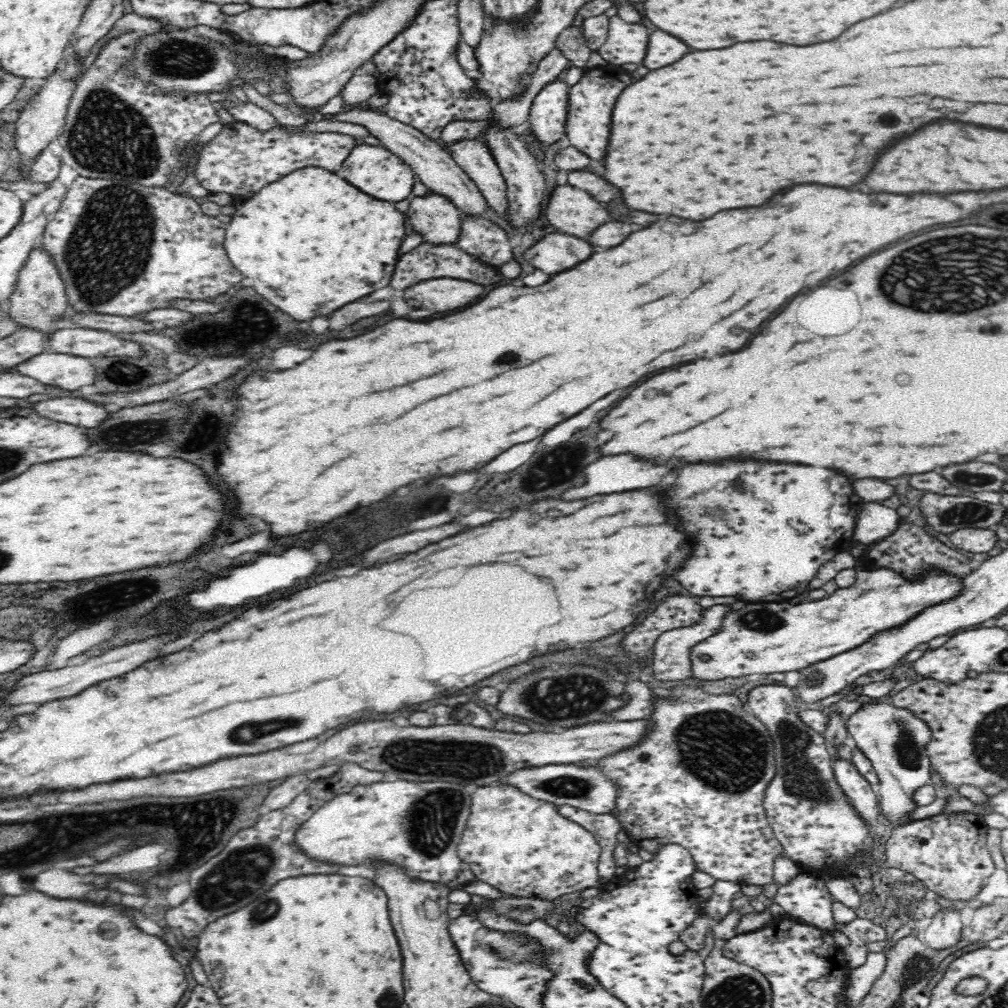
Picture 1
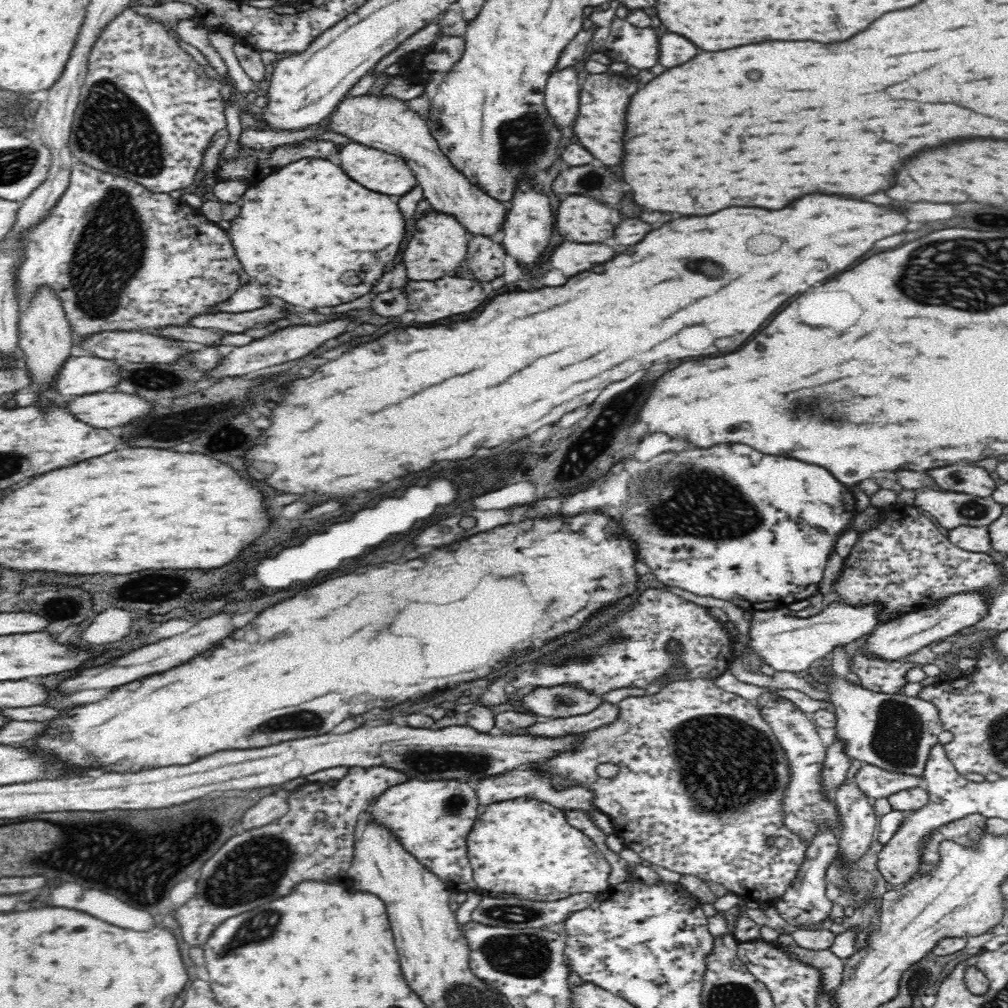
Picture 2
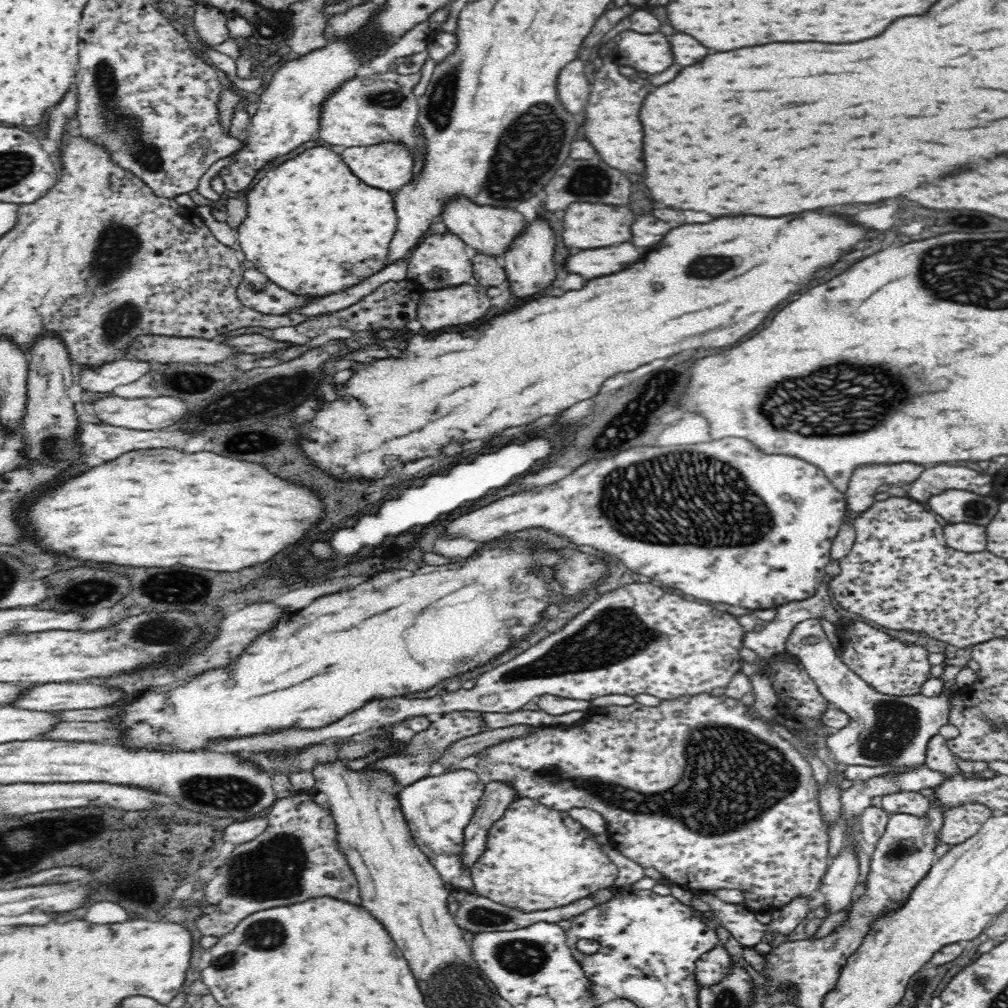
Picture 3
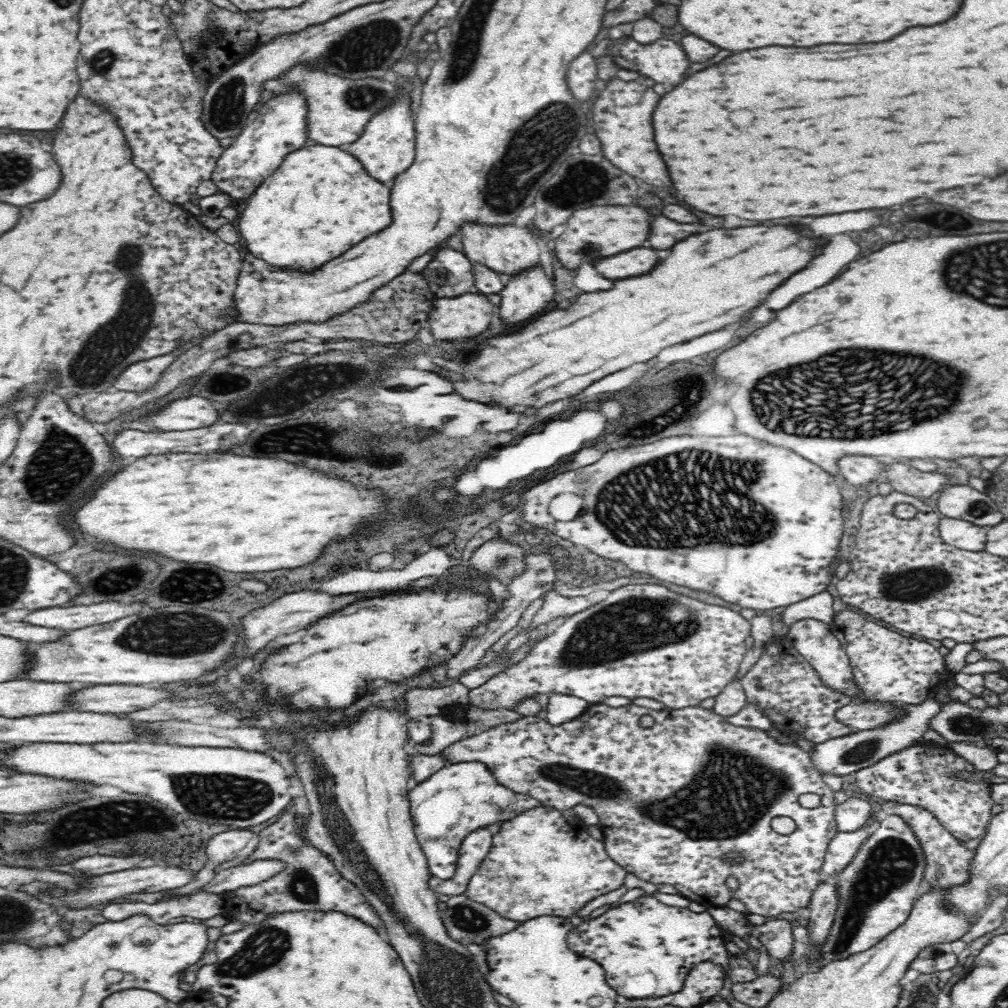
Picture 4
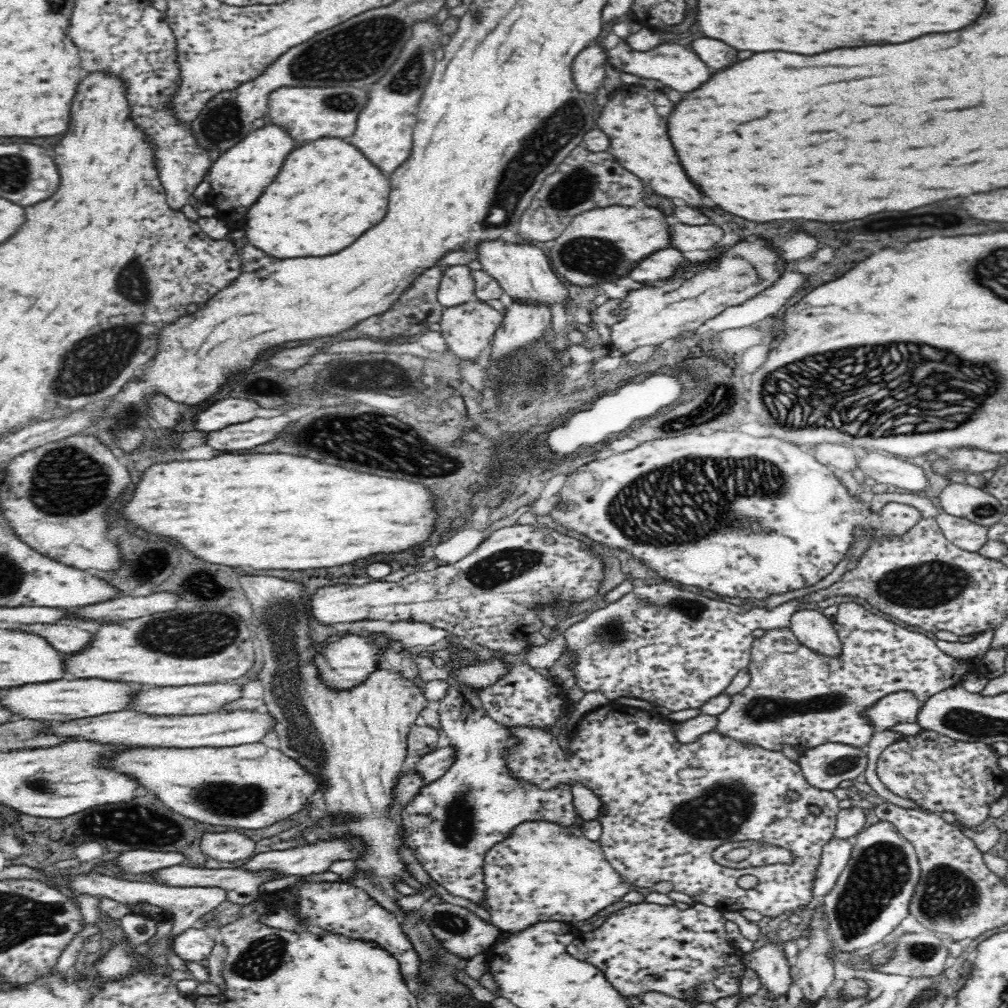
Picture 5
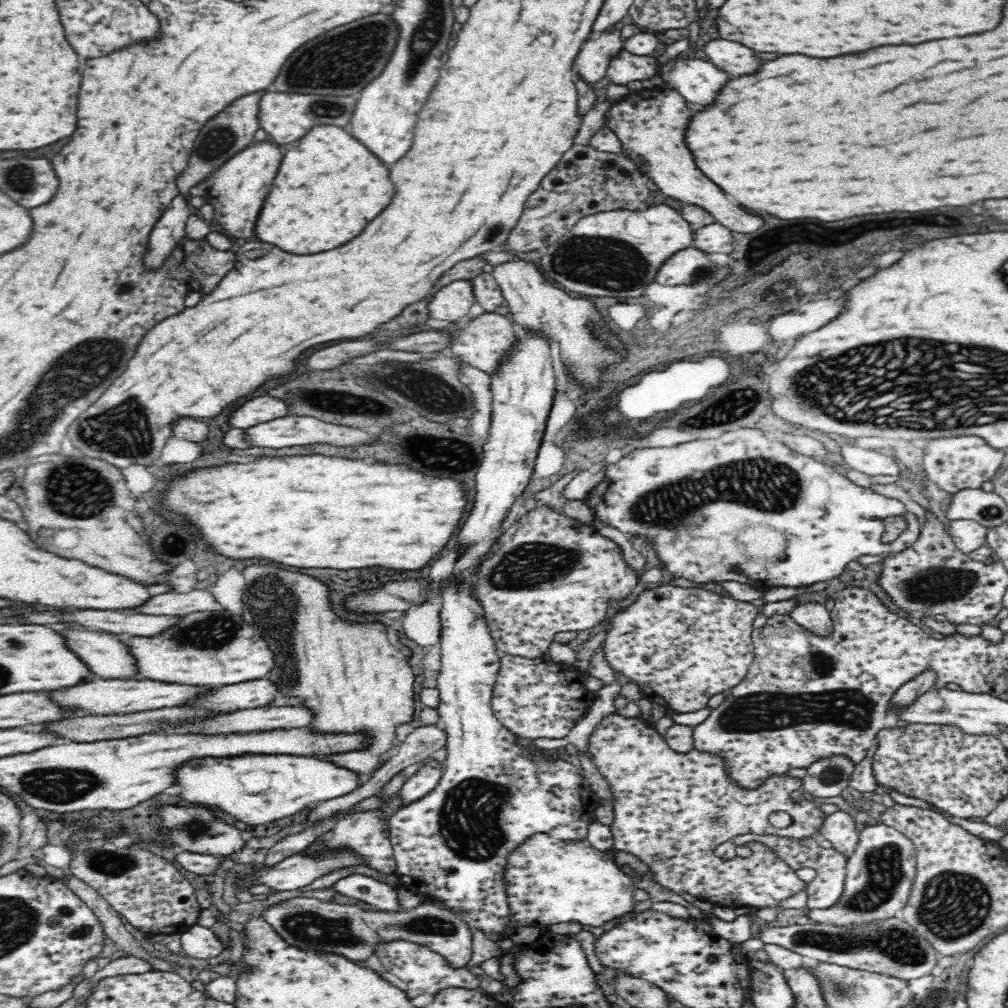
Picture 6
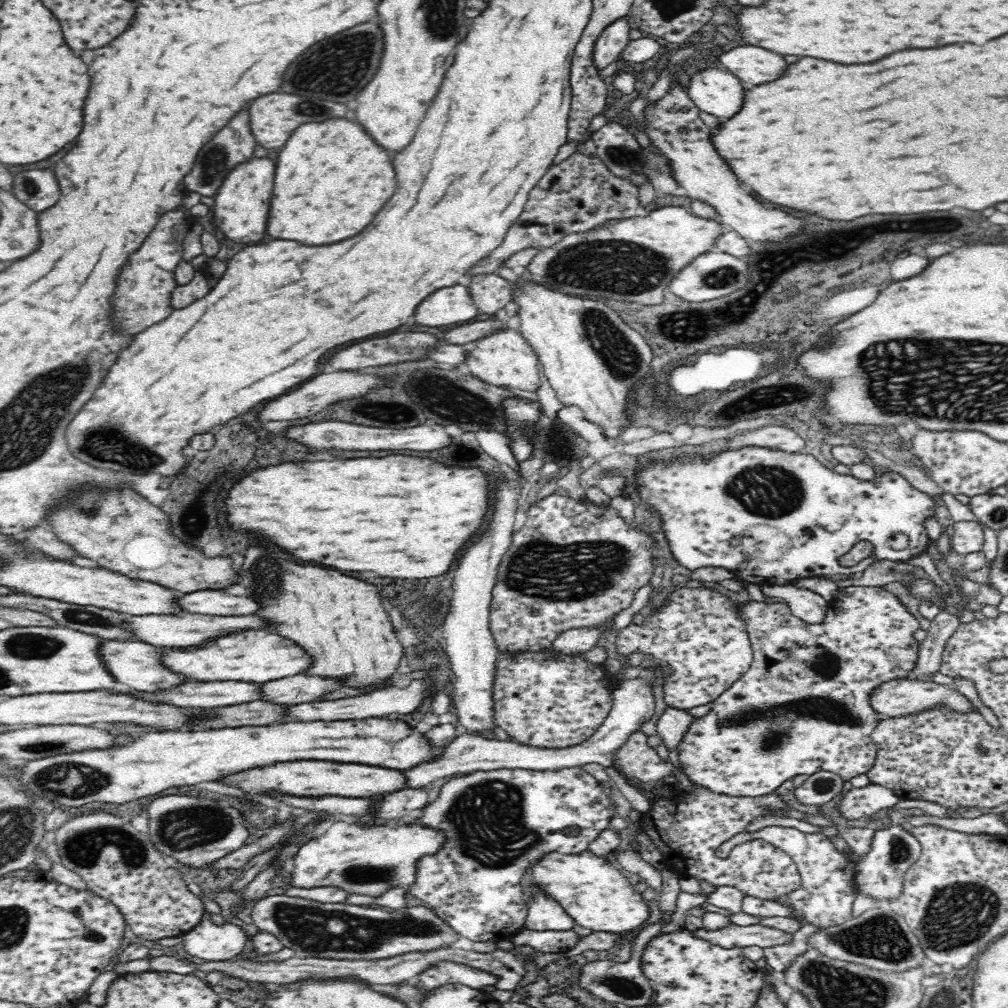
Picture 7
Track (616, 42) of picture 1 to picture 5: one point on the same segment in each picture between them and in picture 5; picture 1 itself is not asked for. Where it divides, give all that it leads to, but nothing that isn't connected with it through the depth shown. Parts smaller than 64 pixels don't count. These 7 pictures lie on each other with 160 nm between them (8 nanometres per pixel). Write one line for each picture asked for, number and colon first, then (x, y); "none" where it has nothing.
2: (638, 47)
3: (650, 53)
4: (664, 60)
5: (677, 67)

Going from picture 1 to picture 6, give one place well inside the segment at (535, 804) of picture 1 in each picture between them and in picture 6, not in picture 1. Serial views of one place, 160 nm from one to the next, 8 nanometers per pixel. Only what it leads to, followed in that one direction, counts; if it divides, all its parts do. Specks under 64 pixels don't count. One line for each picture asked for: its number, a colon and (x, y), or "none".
2: (523, 848)
3: (536, 858)
4: (543, 862)
5: (541, 871)
6: (547, 881)

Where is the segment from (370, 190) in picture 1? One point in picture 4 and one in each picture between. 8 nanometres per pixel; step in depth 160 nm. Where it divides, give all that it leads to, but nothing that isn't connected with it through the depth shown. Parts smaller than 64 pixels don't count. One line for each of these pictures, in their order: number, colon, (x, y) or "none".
2: (376, 170)
3: (388, 166)
4: (386, 148)

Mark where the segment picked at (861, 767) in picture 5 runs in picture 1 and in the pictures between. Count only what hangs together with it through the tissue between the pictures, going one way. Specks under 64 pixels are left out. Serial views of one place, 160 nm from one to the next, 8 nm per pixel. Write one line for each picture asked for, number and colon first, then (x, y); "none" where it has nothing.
1: (894, 739)
2: (895, 732)
3: (882, 731)
4: (844, 755)

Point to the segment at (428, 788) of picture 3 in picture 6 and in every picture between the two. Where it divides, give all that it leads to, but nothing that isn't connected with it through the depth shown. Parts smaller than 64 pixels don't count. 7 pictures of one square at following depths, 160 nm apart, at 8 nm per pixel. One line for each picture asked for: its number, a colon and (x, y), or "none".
4: (460, 798)
5: (450, 825)
6: (496, 790)

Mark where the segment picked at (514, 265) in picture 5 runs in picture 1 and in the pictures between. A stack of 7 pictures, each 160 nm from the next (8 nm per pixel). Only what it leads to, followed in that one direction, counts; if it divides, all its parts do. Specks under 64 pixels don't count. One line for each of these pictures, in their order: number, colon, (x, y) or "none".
1: (439, 171)
2: (386, 124)
3: (489, 229)
4: (507, 248)

